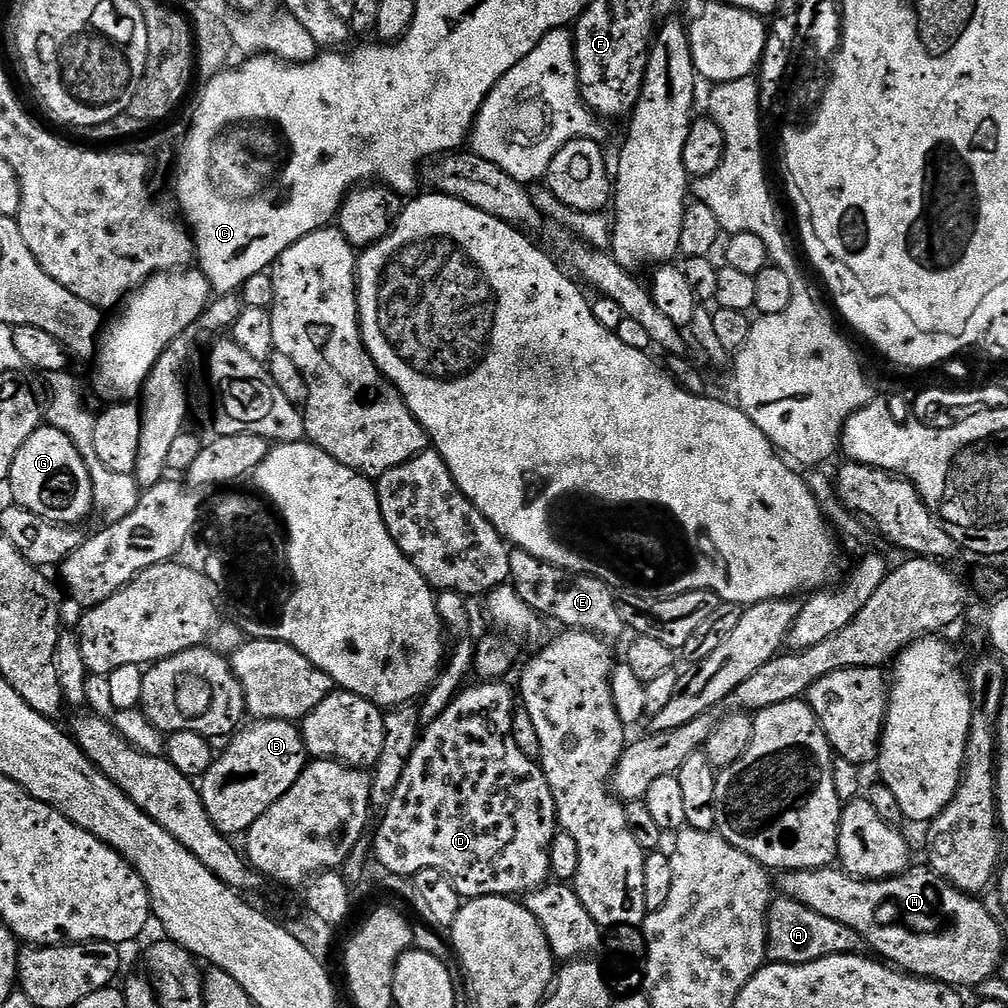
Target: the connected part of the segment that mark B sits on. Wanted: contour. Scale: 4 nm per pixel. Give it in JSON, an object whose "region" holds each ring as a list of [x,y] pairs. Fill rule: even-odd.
{"region":[[[256,720],[250,724],[241,727],[227,741],[228,749],[213,759],[198,784],[210,822],[229,838],[247,833],[248,828],[294,786],[310,760],[303,731],[293,721]]]}

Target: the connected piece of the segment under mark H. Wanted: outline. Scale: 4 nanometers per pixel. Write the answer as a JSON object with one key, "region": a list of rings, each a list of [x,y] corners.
{"region":[[[836,866],[815,868],[809,872],[780,872],[778,876],[780,878],[780,884],[778,880],[778,892],[781,897],[797,900],[800,904],[806,905],[807,908],[814,910],[818,914],[826,914],[826,918],[834,918],[834,922],[842,922],[842,926],[850,926],[850,930],[854,930],[859,934],[869,949],[873,948],[871,951],[877,957],[883,958],[889,965],[895,966],[897,969],[913,976],[939,980],[942,984],[951,984],[960,990],[965,990],[964,988],[975,989],[982,982],[993,979],[997,975],[1001,960],[1005,959],[1006,956],[1006,952],[1004,952],[1004,932],[1000,929],[998,922],[1000,920],[988,912],[983,899],[977,898],[975,895],[968,895],[962,889],[956,888],[949,880],[939,876],[928,866],[923,866],[923,868],[916,867],[909,867],[908,871],[900,876],[892,876],[888,880],[861,880],[860,877],[851,876],[849,872],[843,871]]]}

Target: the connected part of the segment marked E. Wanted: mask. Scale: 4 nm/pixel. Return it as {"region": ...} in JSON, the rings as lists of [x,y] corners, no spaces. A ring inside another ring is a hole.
{"region":[[[519,550],[509,551],[510,568],[508,579],[512,589],[541,617],[564,624],[565,629],[577,632],[594,632],[601,638],[620,636],[626,632],[626,625],[618,615],[617,593],[606,582],[596,577],[576,575],[554,565],[540,561],[538,556]]]}

